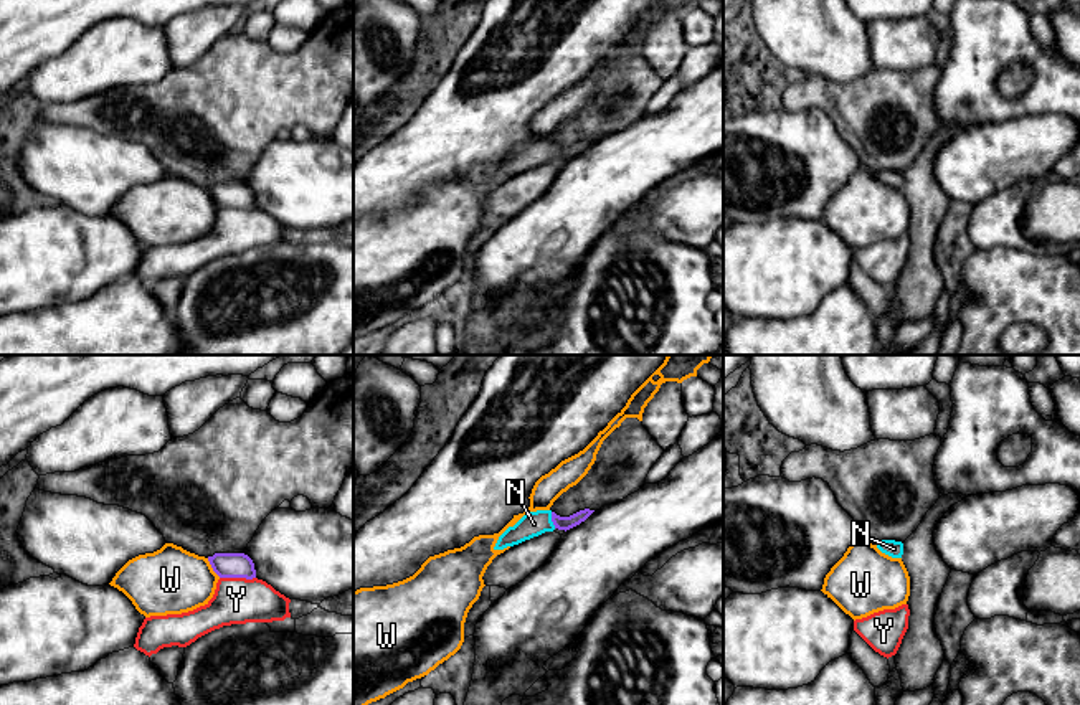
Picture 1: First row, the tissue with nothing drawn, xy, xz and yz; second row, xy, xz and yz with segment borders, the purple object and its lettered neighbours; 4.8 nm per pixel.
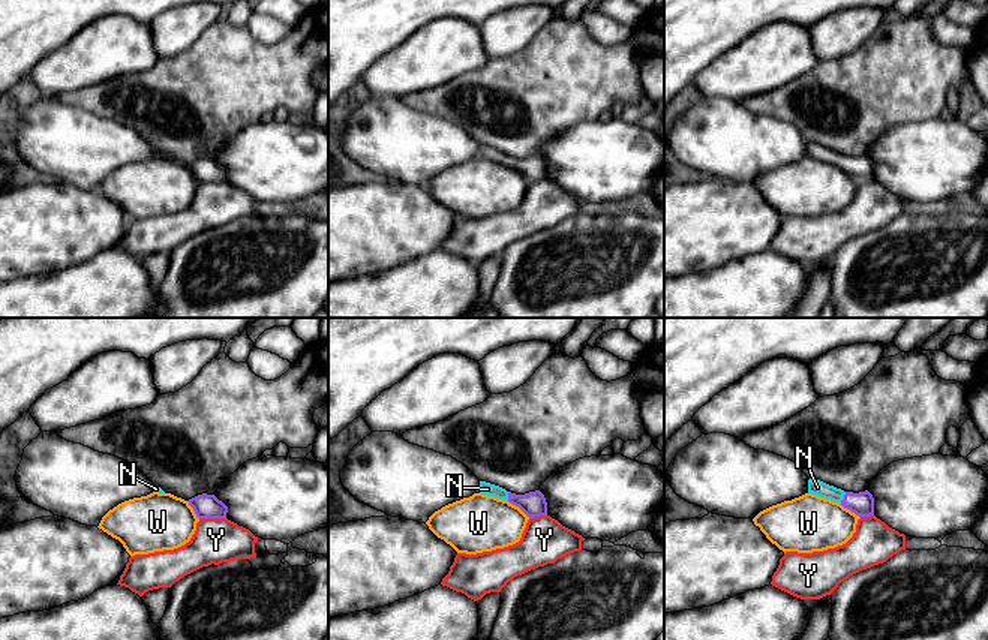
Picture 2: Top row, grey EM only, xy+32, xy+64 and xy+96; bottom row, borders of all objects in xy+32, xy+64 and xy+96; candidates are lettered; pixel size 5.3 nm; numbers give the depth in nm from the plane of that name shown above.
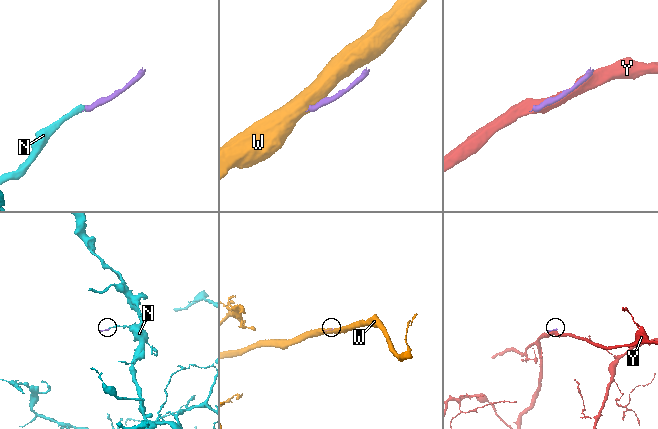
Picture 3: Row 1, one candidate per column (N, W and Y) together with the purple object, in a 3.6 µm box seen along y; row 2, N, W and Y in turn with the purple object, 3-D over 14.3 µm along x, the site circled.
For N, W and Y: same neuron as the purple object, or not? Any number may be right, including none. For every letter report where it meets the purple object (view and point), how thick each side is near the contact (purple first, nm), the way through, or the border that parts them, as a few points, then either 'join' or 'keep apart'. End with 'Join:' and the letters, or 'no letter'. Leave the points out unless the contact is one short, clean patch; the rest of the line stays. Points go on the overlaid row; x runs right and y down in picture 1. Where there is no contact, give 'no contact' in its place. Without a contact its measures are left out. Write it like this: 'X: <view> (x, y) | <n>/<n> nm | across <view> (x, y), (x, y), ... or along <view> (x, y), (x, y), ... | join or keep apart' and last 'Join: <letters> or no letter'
N: xz (552, 520) | 70/120 nm | across xz (565, 524), (552, 520), (534, 524) | join
W: xy (212, 567) | 130/320 nm | along xy (207, 558), (220, 577) | keep apart
Y: xy (238, 577) | 130/220 nm | keep apart
Join: N

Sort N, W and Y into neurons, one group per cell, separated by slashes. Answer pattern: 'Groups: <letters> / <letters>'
Groups: N / W / Y

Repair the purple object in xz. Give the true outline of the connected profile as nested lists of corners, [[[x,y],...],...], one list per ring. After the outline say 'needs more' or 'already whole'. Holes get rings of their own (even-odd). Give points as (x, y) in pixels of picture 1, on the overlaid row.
[[[585,509],[570,517],[560,517],[552,510],[537,510],[523,515],[514,527],[509,527],[497,540],[494,550],[519,545],[545,532],[570,530],[585,522],[594,510]]] | needs more

